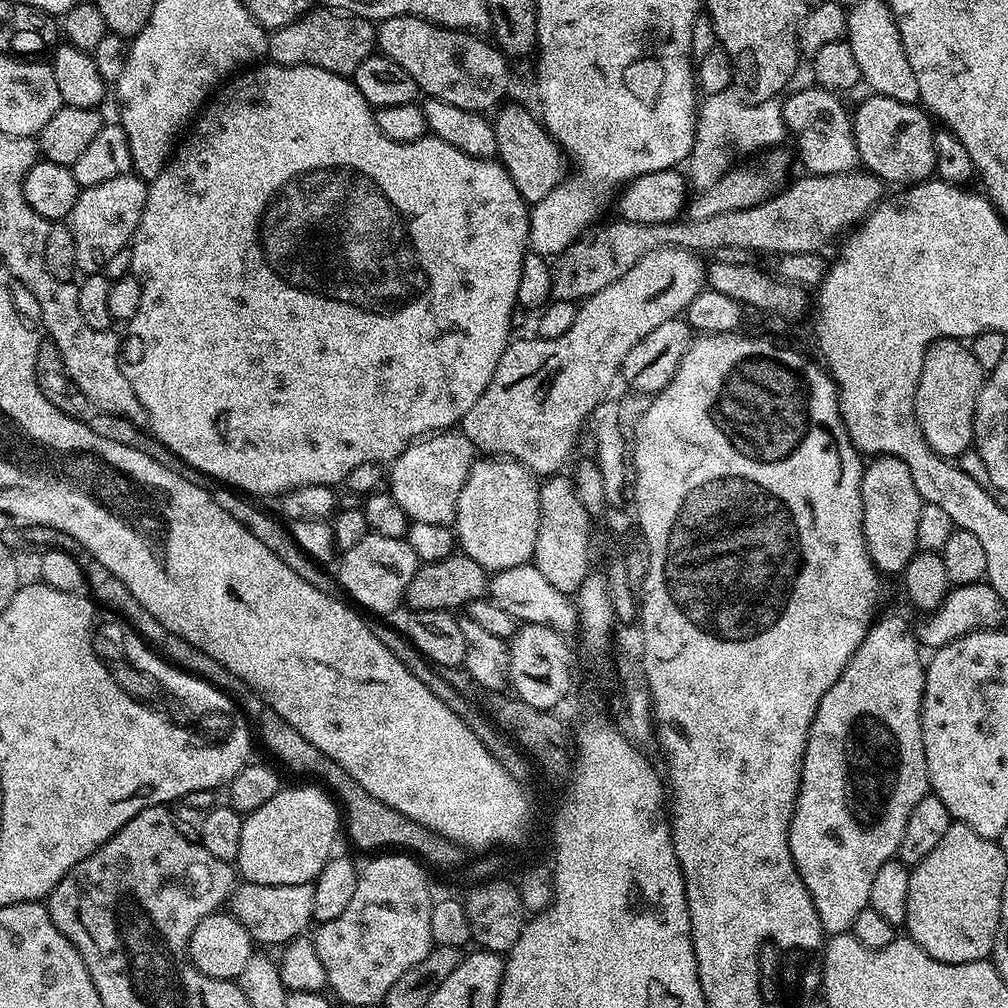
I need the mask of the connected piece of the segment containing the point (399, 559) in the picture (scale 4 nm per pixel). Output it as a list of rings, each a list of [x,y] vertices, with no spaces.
[[[369,532],[358,546],[350,546],[350,550],[339,558],[338,584],[353,605],[359,606],[365,613],[390,614],[404,604],[410,578],[414,578],[418,567],[416,555],[414,550],[410,550],[407,539],[386,538],[377,532]]]

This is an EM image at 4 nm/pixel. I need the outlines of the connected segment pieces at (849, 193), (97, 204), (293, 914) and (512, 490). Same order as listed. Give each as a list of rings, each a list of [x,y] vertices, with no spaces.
[[[867,170],[802,176],[753,207],[670,223],[636,223],[620,218],[618,222],[597,227],[572,243],[557,259],[552,297],[573,302],[588,299],[617,281],[646,254],[660,248],[687,248],[698,254],[732,248],[768,252],[773,256],[820,252],[840,230],[861,223],[885,195],[883,181]]]
[[[135,174],[110,178],[98,186],[83,189],[74,202],[70,227],[74,234],[76,262],[84,274],[101,271],[120,251],[129,247],[132,235],[136,233],[142,210],[146,206],[148,184]]]
[[[241,883],[230,897],[230,911],[246,926],[257,945],[277,944],[283,946],[289,940],[303,936],[313,923],[314,890],[312,884],[294,886],[262,886],[261,884]]]
[[[476,458],[472,461],[472,469],[466,478],[466,486],[462,486],[462,494],[458,494],[458,510],[456,511],[456,519],[454,521],[454,531],[458,541],[458,548],[463,555],[474,558],[474,562],[478,562],[478,566],[487,568],[489,573],[501,572],[502,570],[510,570],[510,566],[522,566],[532,560],[534,554],[534,542],[538,542],[538,522],[540,521],[540,507],[538,506],[538,498],[540,497],[540,484],[537,477],[529,472],[527,468],[523,468],[516,460],[507,458]]]

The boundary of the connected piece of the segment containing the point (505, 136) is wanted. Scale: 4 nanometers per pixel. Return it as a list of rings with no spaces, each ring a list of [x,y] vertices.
[[[505,103],[495,113],[497,116],[494,116],[498,138],[496,156],[510,174],[510,182],[514,182],[518,194],[524,199],[525,204],[531,206],[542,202],[542,198],[546,198],[550,190],[554,190],[562,183],[566,176],[566,171],[564,172],[566,160],[560,145],[548,133],[548,129],[538,119],[535,111],[527,112],[520,104],[507,104]]]

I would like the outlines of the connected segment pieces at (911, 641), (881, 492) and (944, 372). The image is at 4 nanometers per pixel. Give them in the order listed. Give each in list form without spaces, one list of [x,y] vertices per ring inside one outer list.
[[[882,616],[869,628],[866,638],[862,638],[862,646],[858,646],[858,650],[854,650],[846,670],[842,670],[838,682],[834,682],[834,686],[830,686],[830,690],[826,690],[826,694],[814,714],[814,722],[808,731],[808,741],[802,762],[800,792],[796,796],[796,809],[788,831],[790,854],[794,858],[794,866],[798,866],[798,874],[802,878],[802,882],[806,884],[806,890],[810,890],[814,910],[818,910],[818,918],[822,922],[825,933],[828,934],[847,933],[852,927],[854,918],[858,918],[858,914],[862,914],[862,910],[868,907],[870,885],[874,882],[874,874],[878,874],[878,869],[899,853],[902,834],[906,834],[906,821],[910,818],[910,810],[914,810],[914,806],[918,806],[918,802],[922,802],[922,798],[929,795],[930,792],[926,754],[922,746],[922,722],[920,721],[920,707],[924,693],[924,669],[926,667],[925,661],[923,659],[920,661],[922,649],[911,623],[908,625],[900,616]]]
[[[893,456],[875,457],[865,465],[860,497],[863,504],[864,547],[873,567],[883,575],[903,573],[917,553],[918,517],[923,500],[914,486],[910,468]]]
[[[935,340],[928,348],[916,387],[916,420],[926,442],[939,456],[959,458],[973,447],[976,396],[985,379],[986,373],[978,366],[978,362],[974,362],[974,354],[967,343]]]

